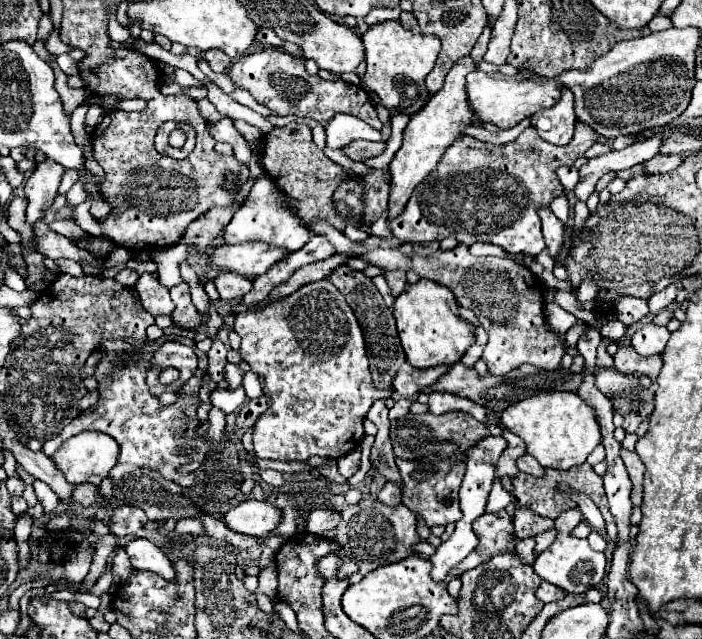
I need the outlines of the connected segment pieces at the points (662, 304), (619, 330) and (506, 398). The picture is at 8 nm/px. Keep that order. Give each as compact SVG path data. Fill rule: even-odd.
M674 282L674 284L670 284L670 286L666 286L662 292L654 292L650 298L648 298L648 306L650 306L650 312L652 314L656 314L656 312L660 312L662 308L666 308L666 306L670 306L672 302L674 302L674 298L676 298L676 292L678 292L678 282Z
M619 320L608 321L600 329L600 333L602 334L603 337L617 341L617 340L619 340L619 338L624 336L626 329L627 329L627 327Z
M456 362L446 374L442 374L442 378L438 382L434 382L434 386L426 386L426 390L422 390L422 392L424 394L430 394L430 392L450 392L450 394L456 394L456 396L466 396L466 398L474 400L480 406L490 406L496 412L502 412L508 406L512 406L512 404L516 404L516 402L520 402L520 400L524 400L528 396L534 396L538 392L550 392L550 390L576 392L580 382L582 382L582 374L574 374L572 370L558 368L558 370L546 372L546 370L540 370L540 368L530 366L530 364L524 364L524 366L520 366L518 370L512 370L506 376L486 374L482 378L482 376L476 374L476 370L466 368L462 362Z

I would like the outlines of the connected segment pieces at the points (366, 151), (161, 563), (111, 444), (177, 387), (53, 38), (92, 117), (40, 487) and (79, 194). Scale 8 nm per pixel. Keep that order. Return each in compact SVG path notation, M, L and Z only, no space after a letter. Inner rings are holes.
M354 140L346 146L346 156L352 160L364 160L370 156L379 156L386 150L385 142L368 142L368 140Z
M132 538L130 542L126 542L124 548L134 568L156 572L166 580L174 578L174 568L170 564L170 558L166 556L166 552L162 552L162 548L152 544L148 538Z
M88 430L66 440L52 460L70 484L90 482L98 486L118 462L118 450L118 444L108 434Z
M164 342L152 354L152 366L146 374L146 382L148 382L148 388L154 396L160 396L162 392L180 392L182 386L184 386L184 380L192 378L194 372L196 372L196 354L194 354L194 350L186 344L182 344L182 342ZM166 366L174 366L174 368L180 370L180 378L172 386L158 384L158 372Z
M54 28L52 32L50 32L50 36L48 36L48 40L46 40L46 50L50 52L50 54L54 54L54 56L58 56L58 54L64 54L64 52L70 52L72 49L70 46L66 46L62 40L60 40L60 30L58 28Z
M94 104L94 106L88 110L88 114L86 114L86 124L88 124L90 128L96 128L96 126L102 122L104 114L106 114L106 110L104 110L102 106L96 106L96 104Z
M36 480L36 482L34 482L34 490L36 490L38 500L44 504L44 512L46 512L46 514L56 514L56 512L62 510L62 508L60 508L60 500L58 500L58 496L54 494L54 490L50 490L50 486L46 486L44 482Z
M78 180L76 184L66 193L67 196L67 204L72 206L78 206L83 203L87 197L85 191L82 187L81 180Z

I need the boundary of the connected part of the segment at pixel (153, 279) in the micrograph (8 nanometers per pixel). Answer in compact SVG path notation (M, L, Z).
M146 272L138 278L136 290L140 294L140 302L142 302L144 310L150 312L152 316L174 312L174 302L170 298L170 290L164 284L160 284L158 276L154 276L152 272Z

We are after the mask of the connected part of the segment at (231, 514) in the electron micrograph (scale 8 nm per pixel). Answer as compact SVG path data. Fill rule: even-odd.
M242 500L238 506L230 508L222 518L222 522L230 530L250 536L268 536L280 520L280 510L268 500Z

